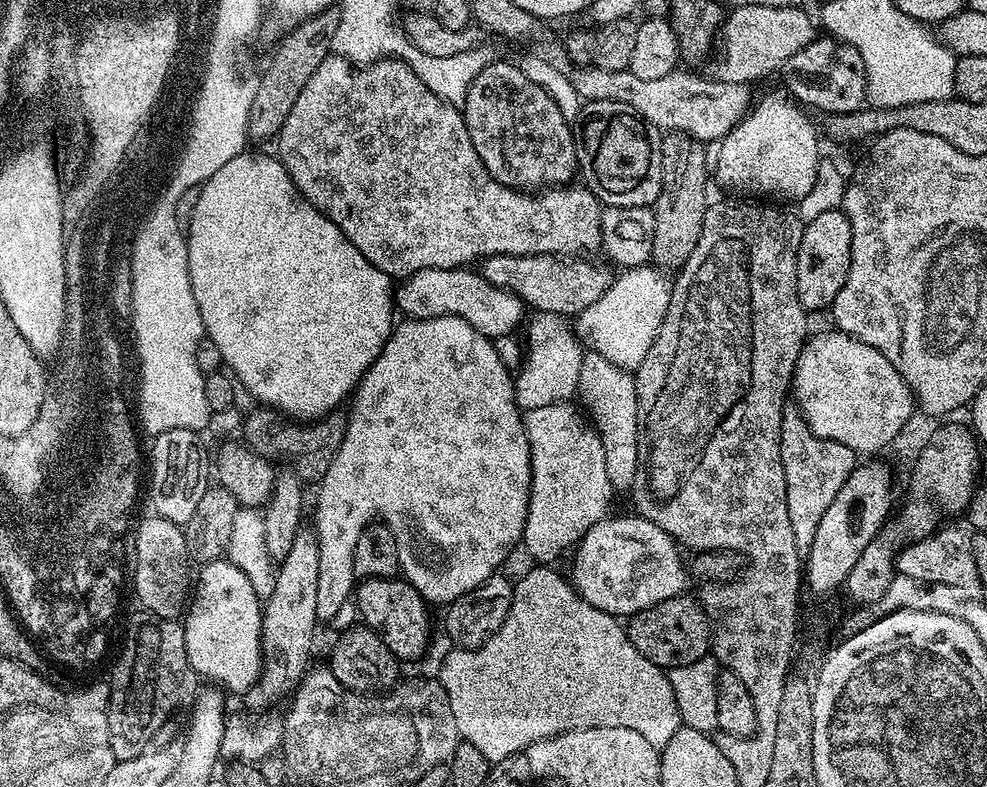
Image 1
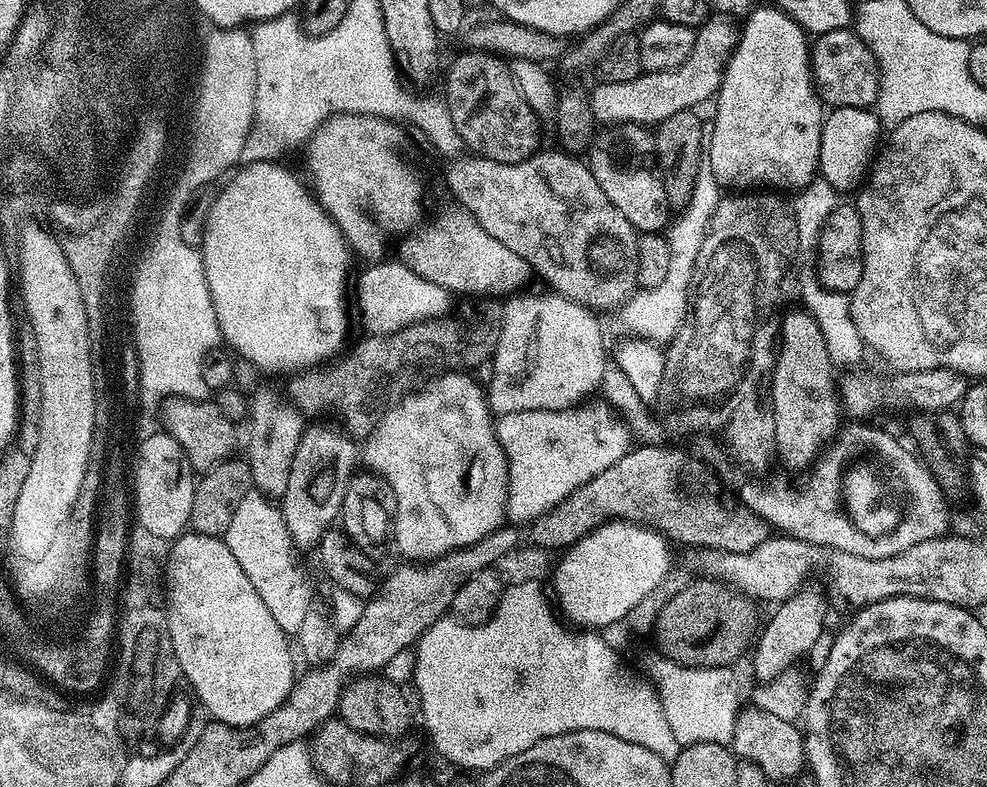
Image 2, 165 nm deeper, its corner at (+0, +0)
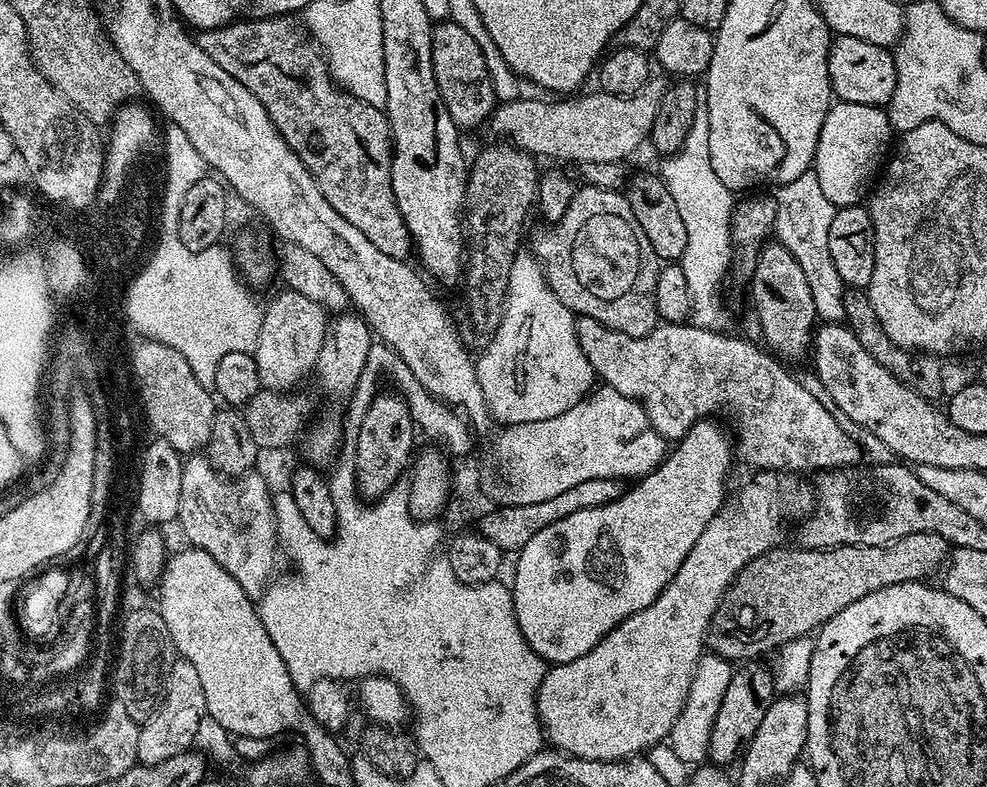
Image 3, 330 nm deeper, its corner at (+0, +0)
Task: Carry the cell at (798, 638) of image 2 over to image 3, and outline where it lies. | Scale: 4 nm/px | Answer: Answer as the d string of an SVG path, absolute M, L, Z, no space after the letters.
M737 667L733 671L726 686L726 694L722 694L719 704L716 705L712 727L706 736L706 756L711 763L728 766L732 759L735 761L747 749L762 722L762 714L766 714L774 699L772 684L774 688L773 677L771 680L764 668Z

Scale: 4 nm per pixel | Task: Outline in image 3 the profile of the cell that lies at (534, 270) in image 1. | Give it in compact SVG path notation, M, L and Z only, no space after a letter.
M270 16L266 20L249 20L247 18L224 25L222 28L210 28L201 31L195 37L198 46L226 70L270 114L278 134L302 158L306 170L310 170L312 177L318 182L318 190L350 222L350 226L362 230L382 254L390 254L390 258L407 261L414 245L412 235L408 233L406 222L396 205L394 190L392 189L392 127L388 124L388 117L384 108L375 108L358 98L349 96L341 90L332 79L327 63L318 51L317 45L310 42L309 37L302 31L301 25L295 24L295 19Z

